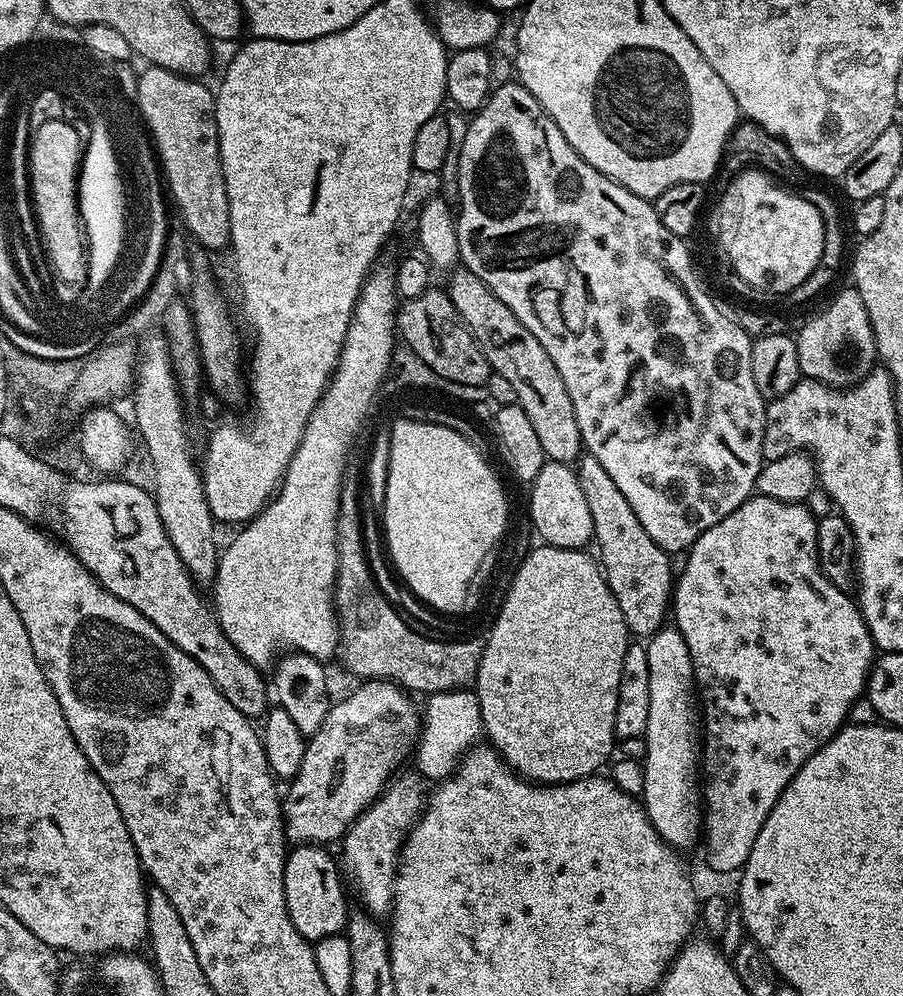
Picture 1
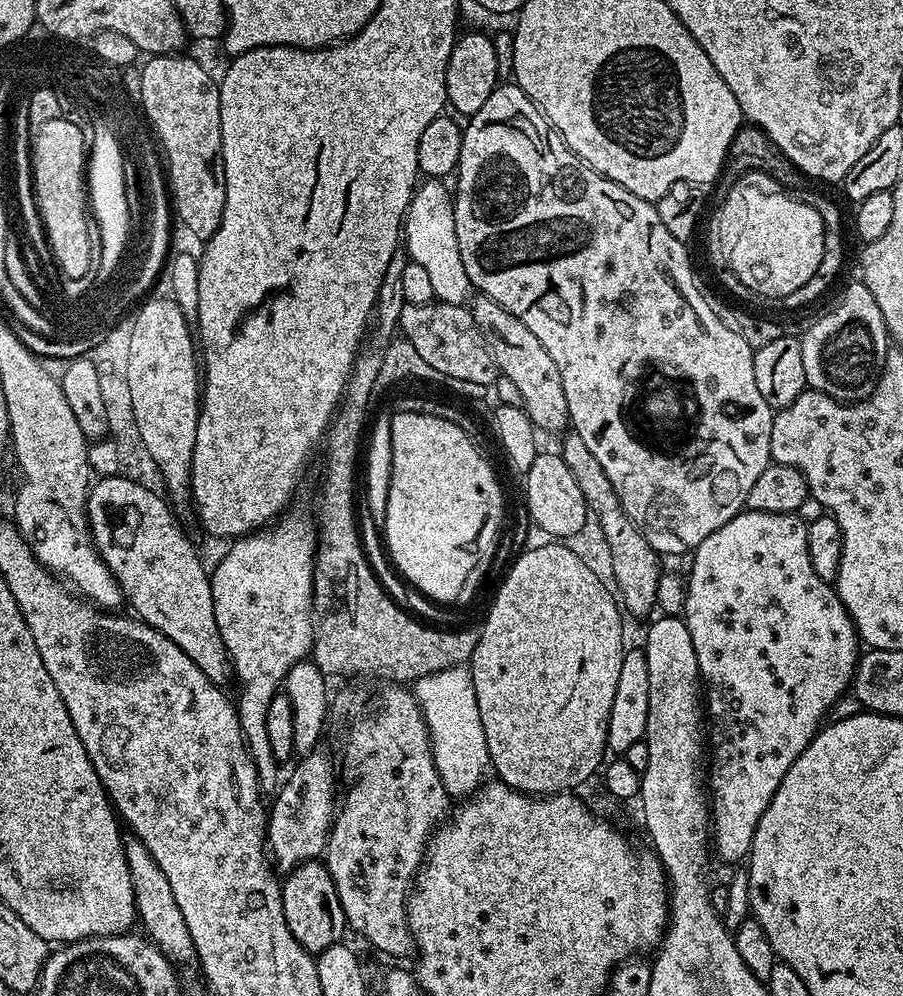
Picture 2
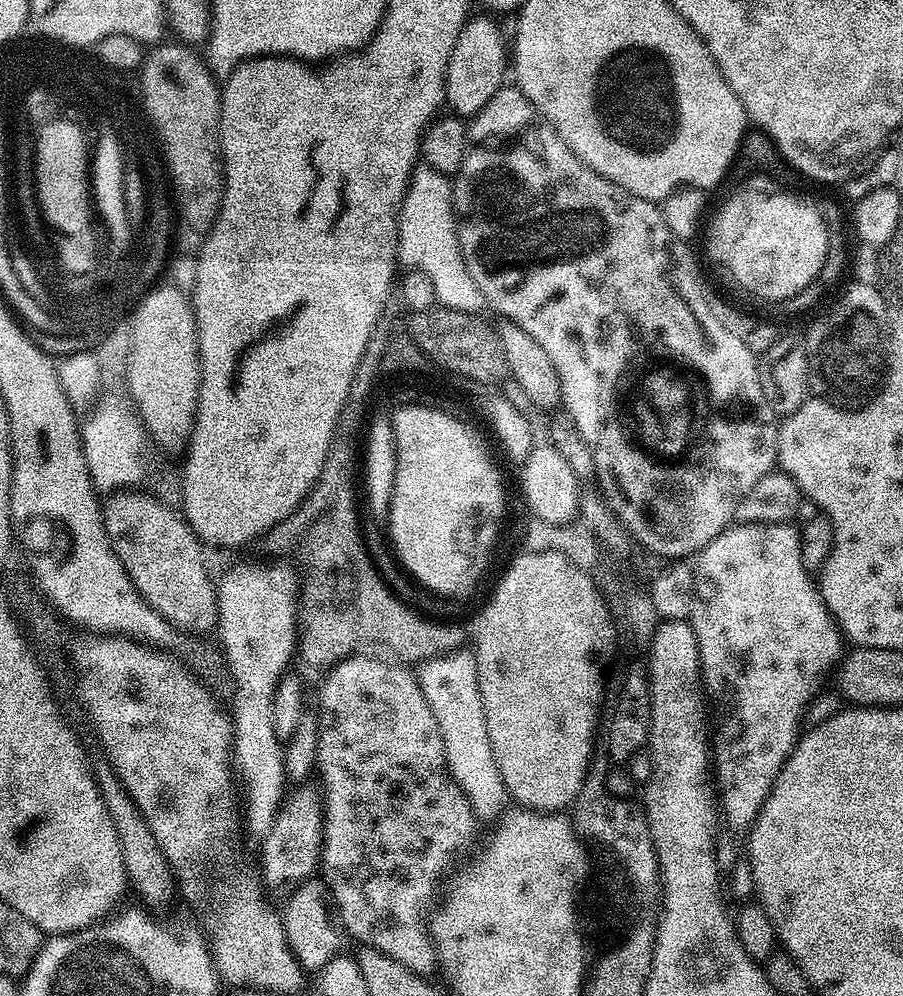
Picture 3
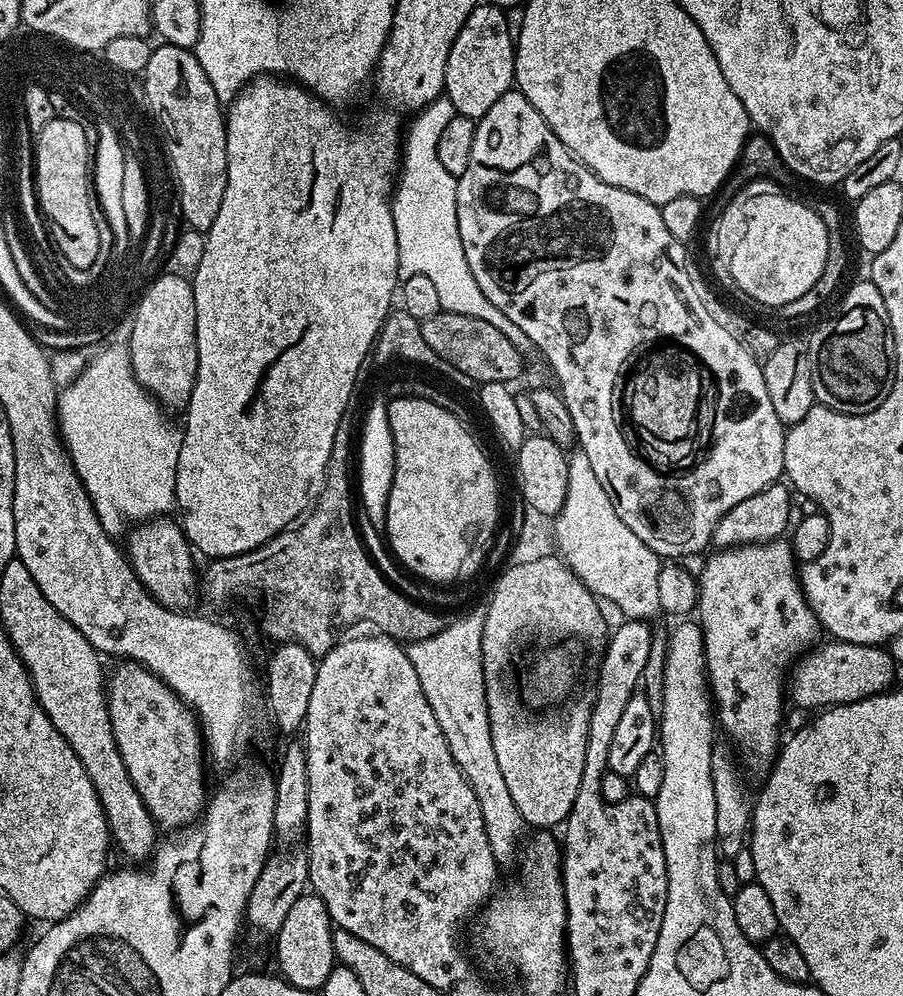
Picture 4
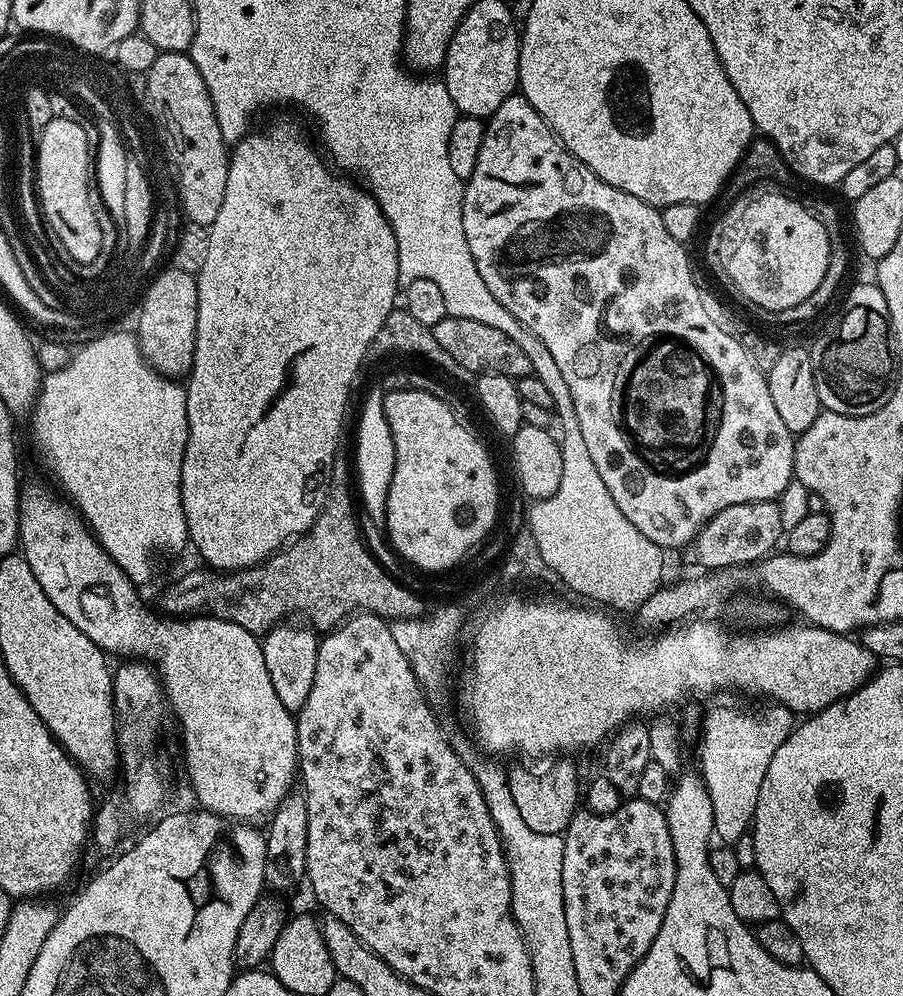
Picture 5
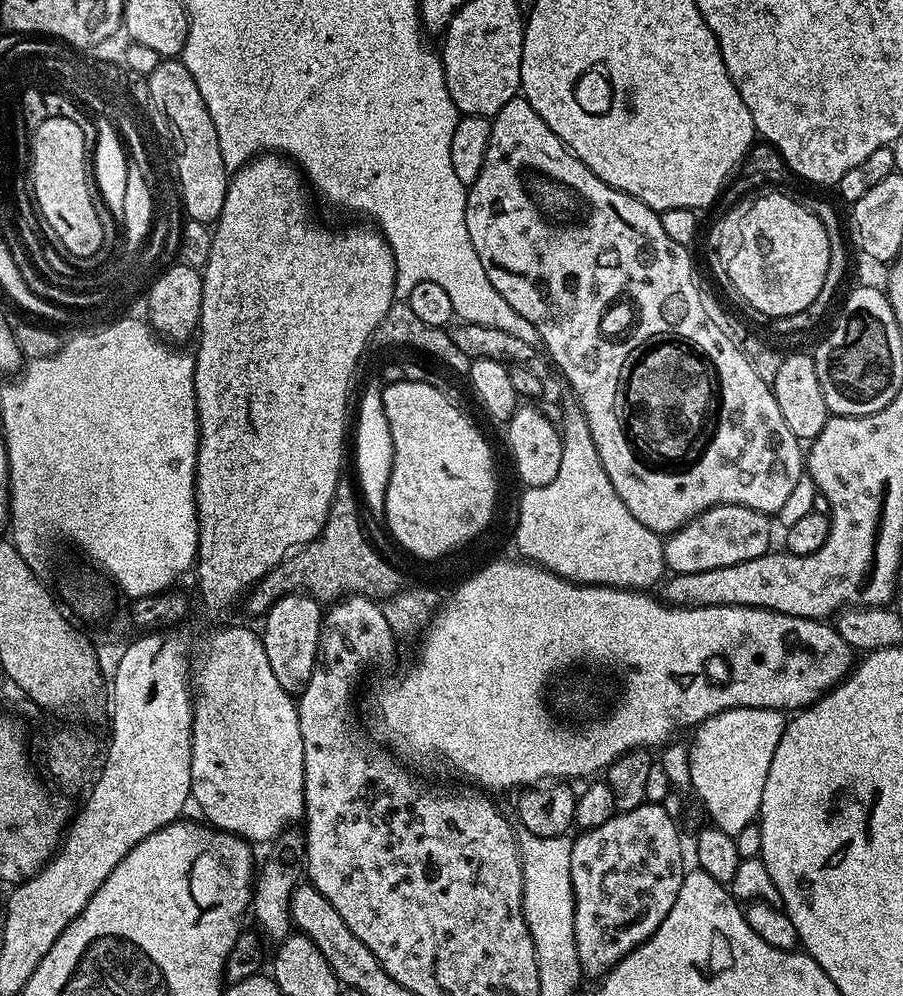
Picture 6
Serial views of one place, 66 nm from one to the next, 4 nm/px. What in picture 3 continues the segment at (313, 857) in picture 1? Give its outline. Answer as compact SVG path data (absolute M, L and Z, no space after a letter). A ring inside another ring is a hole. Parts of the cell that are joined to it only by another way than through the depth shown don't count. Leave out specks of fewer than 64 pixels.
M323 879L307 880L298 886L298 890L292 892L283 908L284 929L294 958L304 968L305 973L319 974L326 962L330 962L330 958L334 958L341 951L342 925L338 919L332 891Z

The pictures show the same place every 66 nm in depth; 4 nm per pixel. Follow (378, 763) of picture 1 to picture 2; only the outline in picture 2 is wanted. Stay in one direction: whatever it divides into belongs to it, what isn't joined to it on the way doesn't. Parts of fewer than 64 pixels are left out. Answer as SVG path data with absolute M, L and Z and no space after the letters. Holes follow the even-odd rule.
M315 750L295 761L296 769L289 774L285 784L283 781L279 785L276 801L270 804L266 848L277 873L287 874L307 860L323 857L328 847L328 833L332 831L338 800L332 797L336 792L332 764L321 752Z

